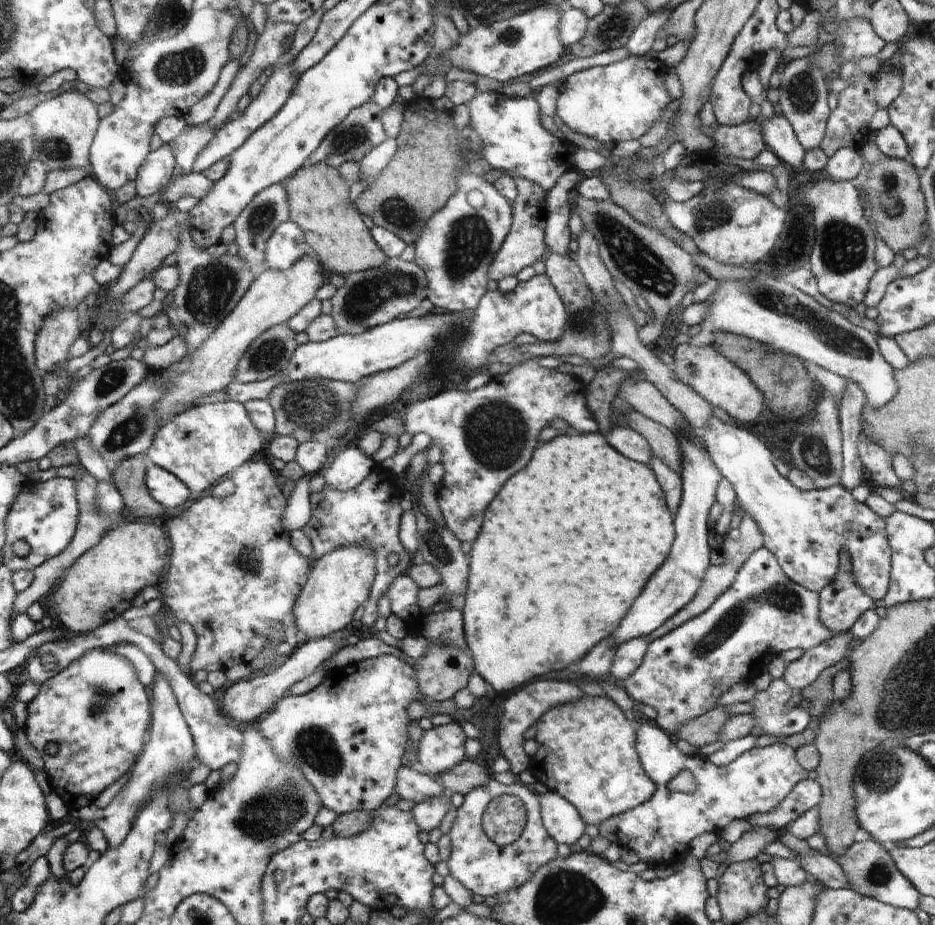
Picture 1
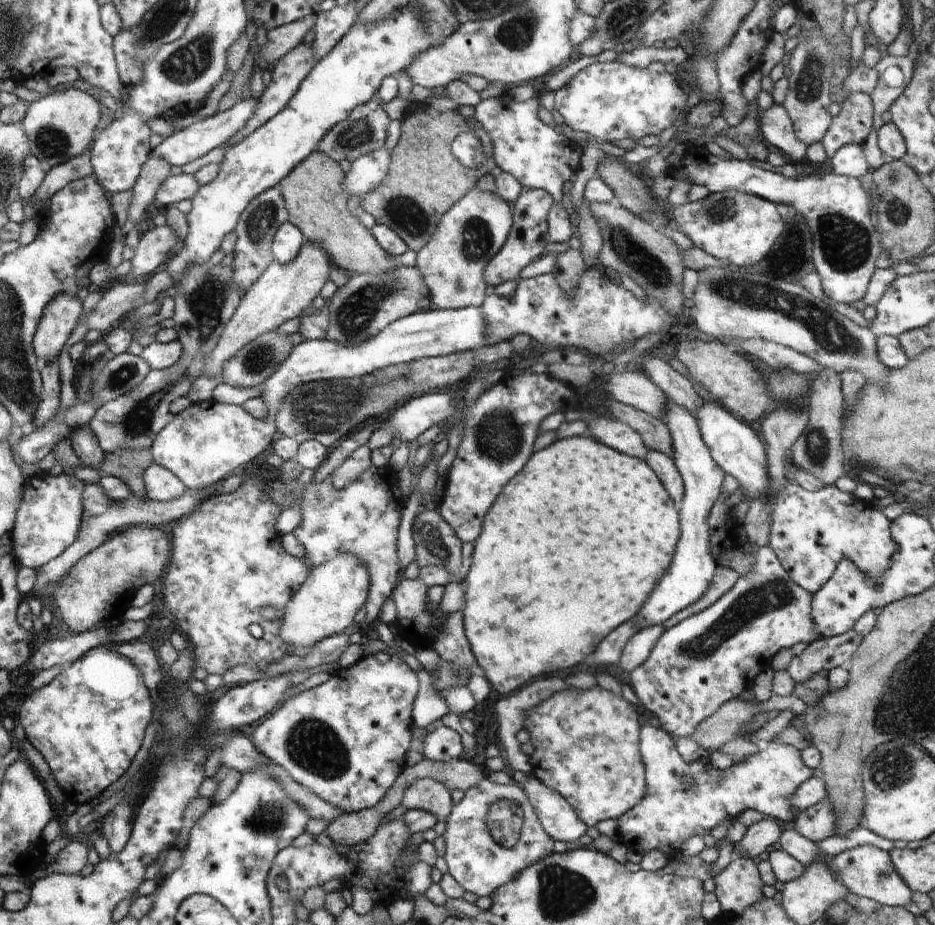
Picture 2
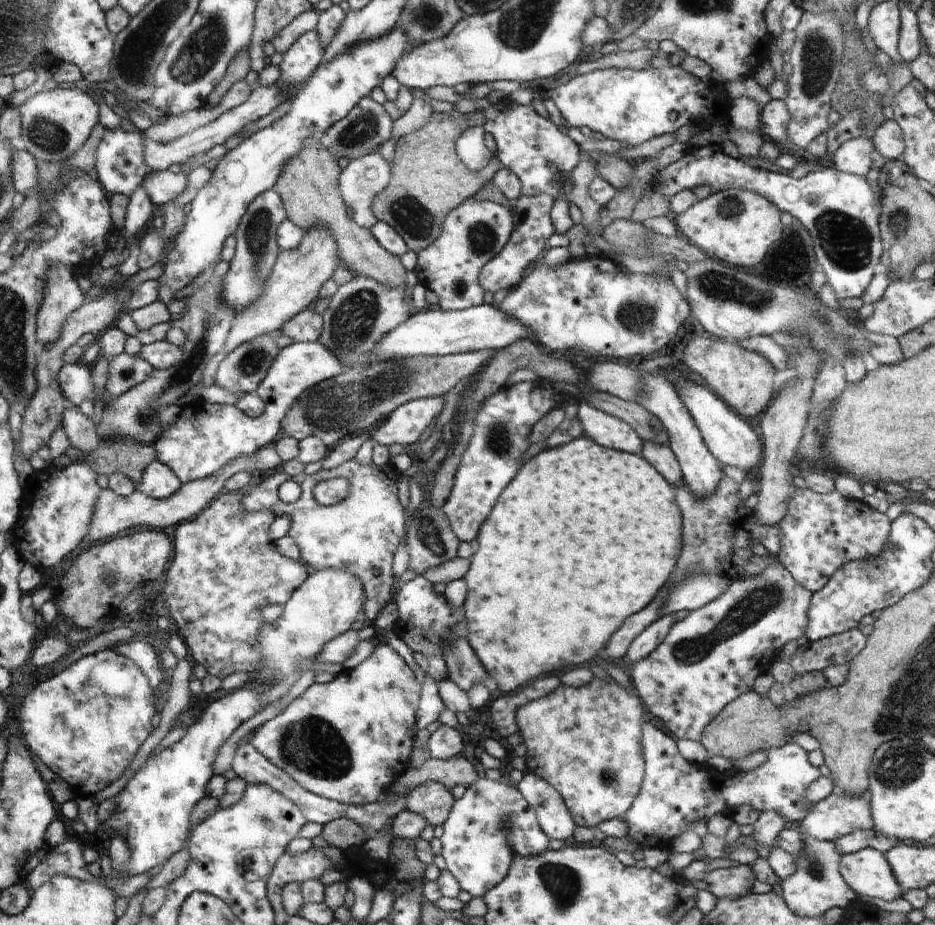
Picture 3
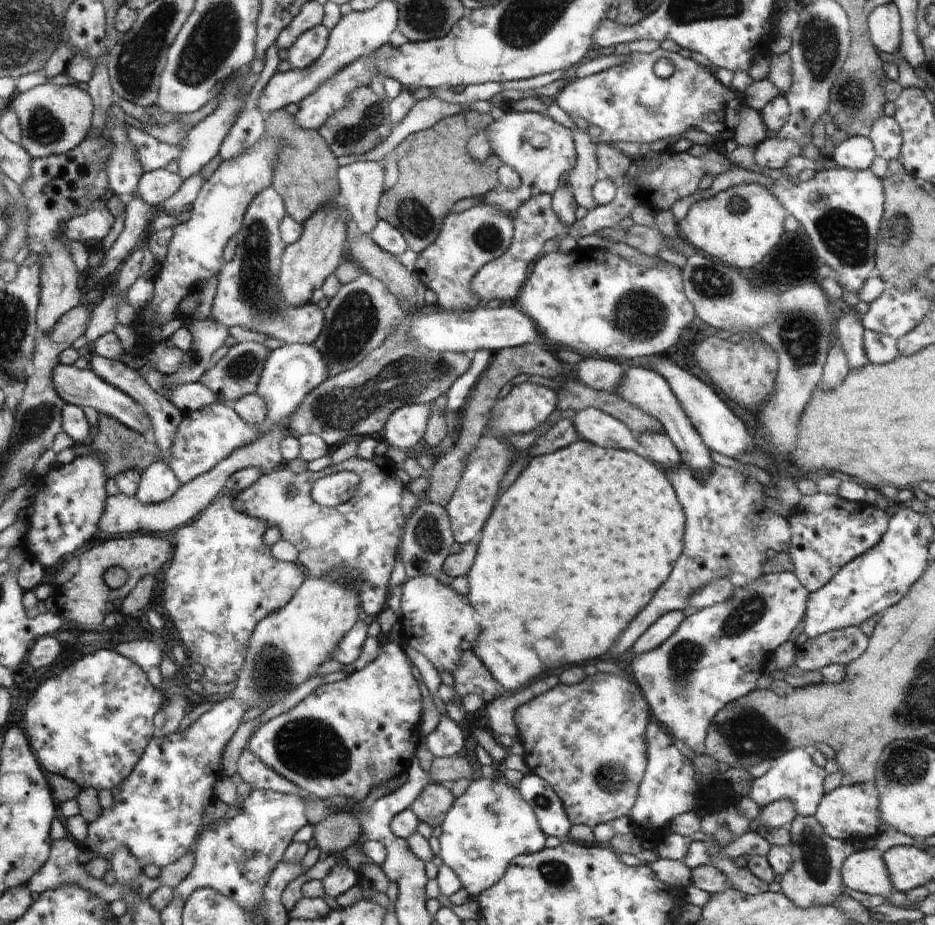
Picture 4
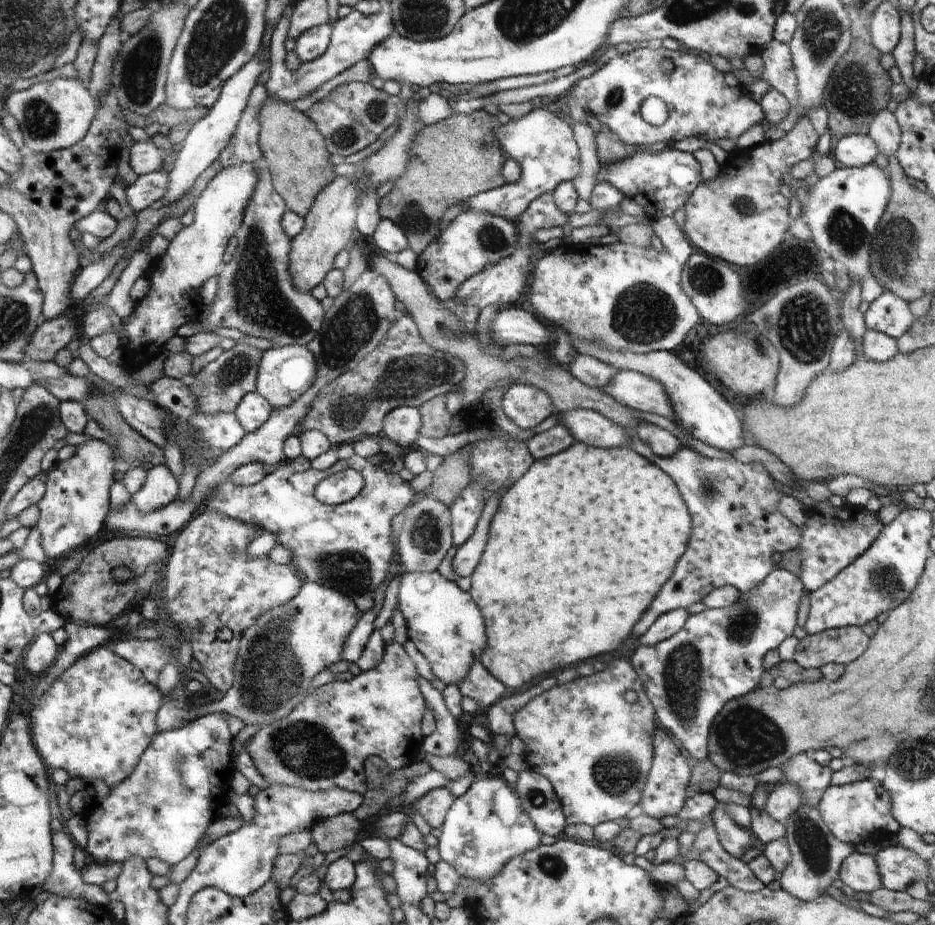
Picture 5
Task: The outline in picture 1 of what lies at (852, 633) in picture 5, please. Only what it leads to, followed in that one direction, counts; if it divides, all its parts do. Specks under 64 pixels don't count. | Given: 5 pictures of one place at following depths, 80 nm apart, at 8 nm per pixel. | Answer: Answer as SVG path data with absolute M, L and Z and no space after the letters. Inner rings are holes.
M850 631L834 634L828 642L818 647L805 650L797 660L788 663L782 677L794 690L800 692L808 686L826 667L848 658L851 652L851 642L854 640Z

